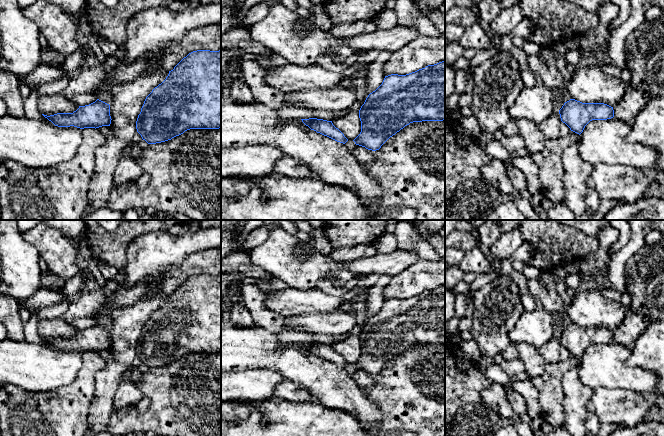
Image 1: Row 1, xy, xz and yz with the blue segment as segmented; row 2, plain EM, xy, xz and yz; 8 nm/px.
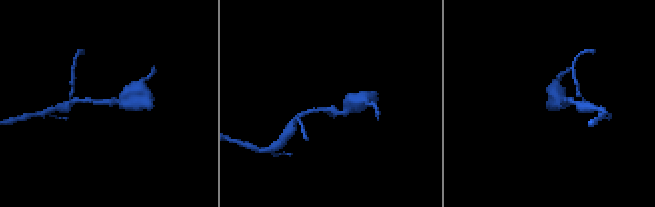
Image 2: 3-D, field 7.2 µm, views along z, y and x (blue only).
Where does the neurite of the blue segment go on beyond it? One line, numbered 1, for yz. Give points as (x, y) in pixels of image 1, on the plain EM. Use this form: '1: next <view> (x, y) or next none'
1: next none

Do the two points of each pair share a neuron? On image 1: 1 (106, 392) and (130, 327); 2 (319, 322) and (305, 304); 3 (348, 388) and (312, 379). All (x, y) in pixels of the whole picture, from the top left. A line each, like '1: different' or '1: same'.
1: same
2: different
3: same

